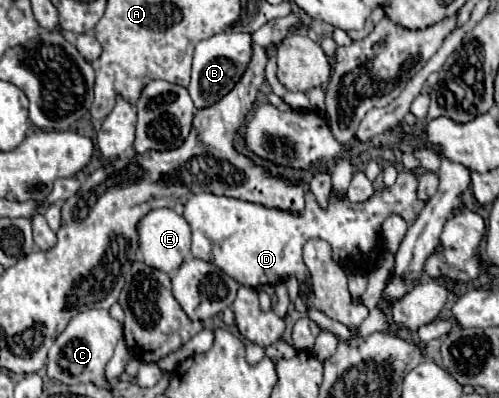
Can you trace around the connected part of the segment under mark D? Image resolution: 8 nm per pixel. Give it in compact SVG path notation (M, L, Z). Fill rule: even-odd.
M400 171L392 187L376 191L372 199L364 203L350 203L348 197L338 199L334 193L330 193L328 207L322 209L314 193L308 191L304 213L288 213L232 197L198 193L186 201L184 219L192 229L192 255L220 267L240 285L256 289L262 285L282 283L288 277L296 277L300 287L304 287L310 283L310 271L302 261L302 245L308 239L326 239L332 247L334 261L340 265L352 265L352 261L358 261L360 273L368 273L376 263L376 255L380 255L384 247L384 219L390 215L400 215L406 223L412 223L426 205L416 197L416 189L418 173Z

